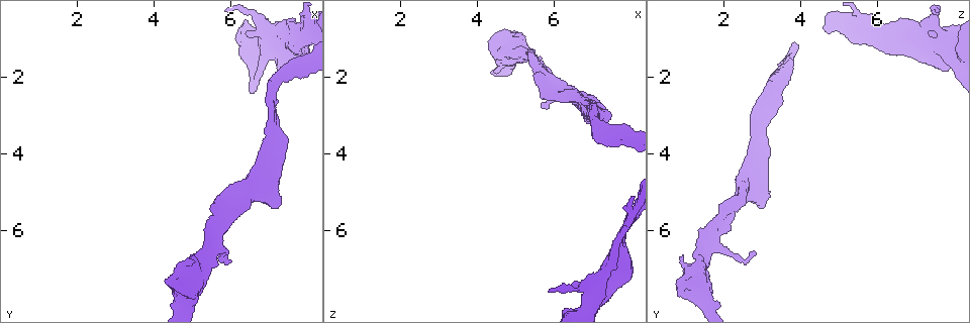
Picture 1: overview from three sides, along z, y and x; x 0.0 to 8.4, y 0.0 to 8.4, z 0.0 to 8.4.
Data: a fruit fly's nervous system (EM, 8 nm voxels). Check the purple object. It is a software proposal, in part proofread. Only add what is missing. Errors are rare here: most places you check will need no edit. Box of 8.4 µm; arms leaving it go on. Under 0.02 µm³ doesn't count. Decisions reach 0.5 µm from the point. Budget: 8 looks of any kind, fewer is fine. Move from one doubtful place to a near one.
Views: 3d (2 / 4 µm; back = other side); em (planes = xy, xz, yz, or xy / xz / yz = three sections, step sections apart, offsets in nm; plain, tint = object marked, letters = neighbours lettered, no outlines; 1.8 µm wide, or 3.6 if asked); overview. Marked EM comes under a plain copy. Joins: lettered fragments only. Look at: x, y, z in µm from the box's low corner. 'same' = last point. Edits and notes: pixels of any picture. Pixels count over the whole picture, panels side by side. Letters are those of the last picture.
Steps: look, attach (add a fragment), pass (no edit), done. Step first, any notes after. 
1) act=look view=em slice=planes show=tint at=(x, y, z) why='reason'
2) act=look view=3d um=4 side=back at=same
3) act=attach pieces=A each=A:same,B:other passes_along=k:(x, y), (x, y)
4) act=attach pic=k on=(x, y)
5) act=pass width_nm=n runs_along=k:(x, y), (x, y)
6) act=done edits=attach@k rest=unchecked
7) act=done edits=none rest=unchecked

act=look view=em slice=xz step=4 show=letters at=(7.20, 5.40, 3.00) why='an open end'

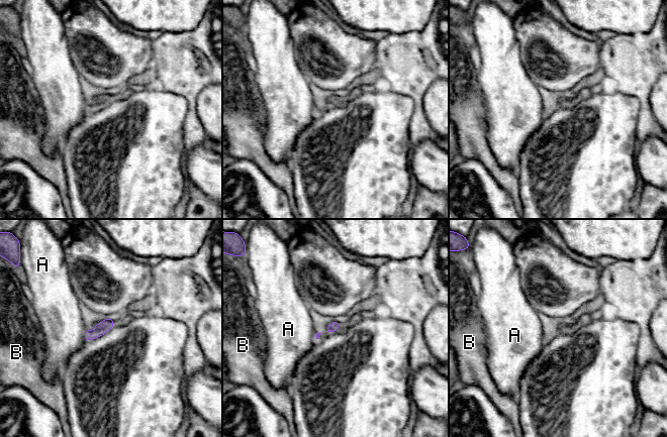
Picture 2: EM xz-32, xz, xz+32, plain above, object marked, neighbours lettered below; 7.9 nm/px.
act=look view=em slice=planes show=letters at=same why='another direction'

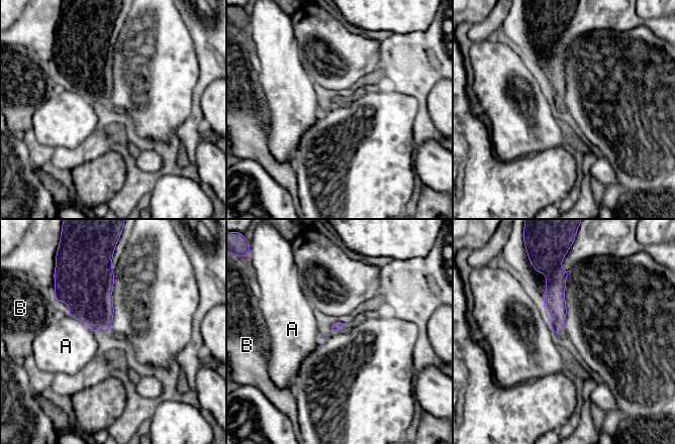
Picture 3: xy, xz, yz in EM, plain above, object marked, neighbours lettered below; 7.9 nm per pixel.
act=pass longest_contact=A:200nm each=A:other,B:other found='no lettered fragment goes on from it'

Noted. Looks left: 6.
act=look view=em um=3.6 slice=planes show=tint at=(5.20, 7.00, 1.40) why='sudden change in width'

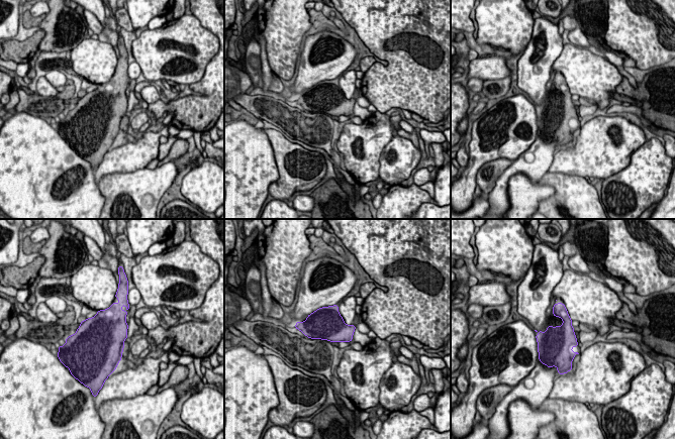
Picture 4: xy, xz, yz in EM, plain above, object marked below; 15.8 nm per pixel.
act=look view=em um=3.6 slice=planes show=letters at=same why='what lies round it'

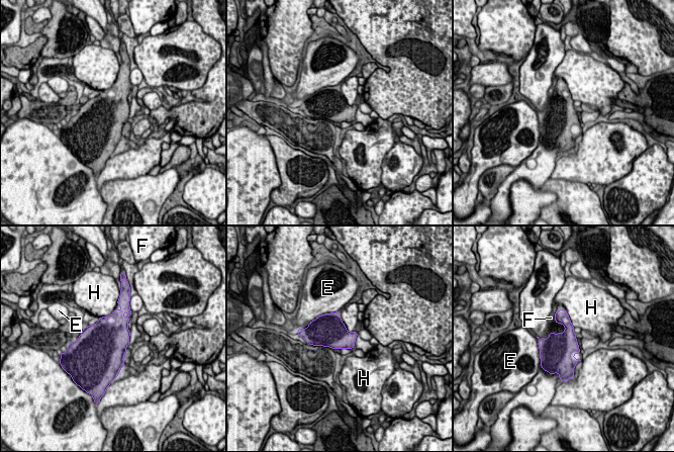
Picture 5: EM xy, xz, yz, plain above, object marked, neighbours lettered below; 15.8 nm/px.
act=pass each=E:other,F:other,H:other border=5:(566, 311), (574, 327) found='no lettered fragment goes on from it'

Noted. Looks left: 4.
act=look view=em slice=planes show=letters at=(7.65, 1.20, 6.70)

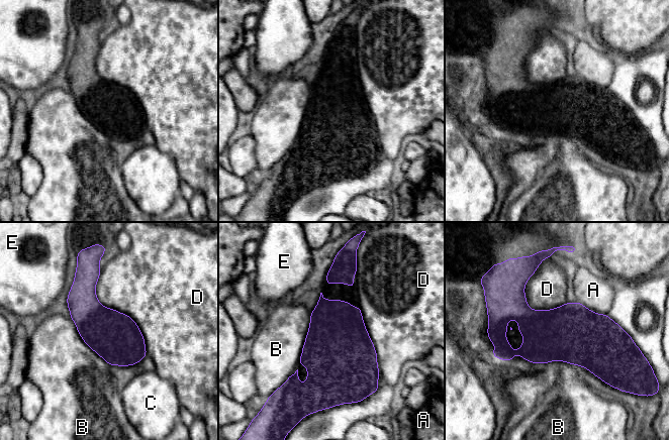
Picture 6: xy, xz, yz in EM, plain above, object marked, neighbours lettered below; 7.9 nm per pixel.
act=pass each=A:other,B:other,C:other,D:other,E:other border=6:(70, 317), (81, 338), (110, 364) found='no lettered fragment goes on from it'

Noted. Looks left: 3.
act=look view=em slice=planes show=letters at=(7.70, 1.95, 3.25)

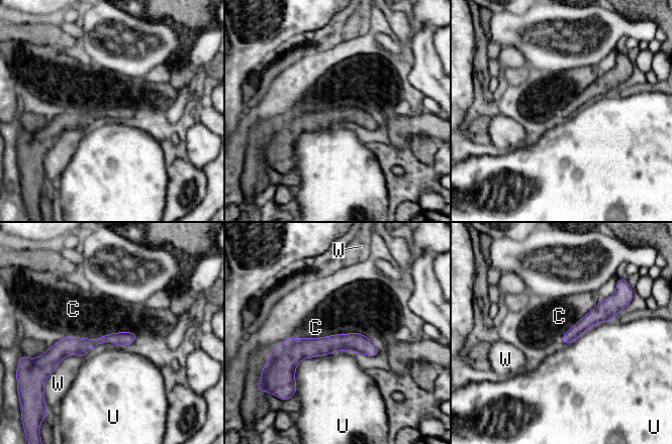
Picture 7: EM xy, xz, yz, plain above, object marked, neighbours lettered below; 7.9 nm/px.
act=pass longest_contact=U:550nm each=C:other,U:other,W:other border=7:(330, 335), (289, 338) found='no lettered fragment goes on from it'

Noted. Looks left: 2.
act=done edits=none rest=unchecked

